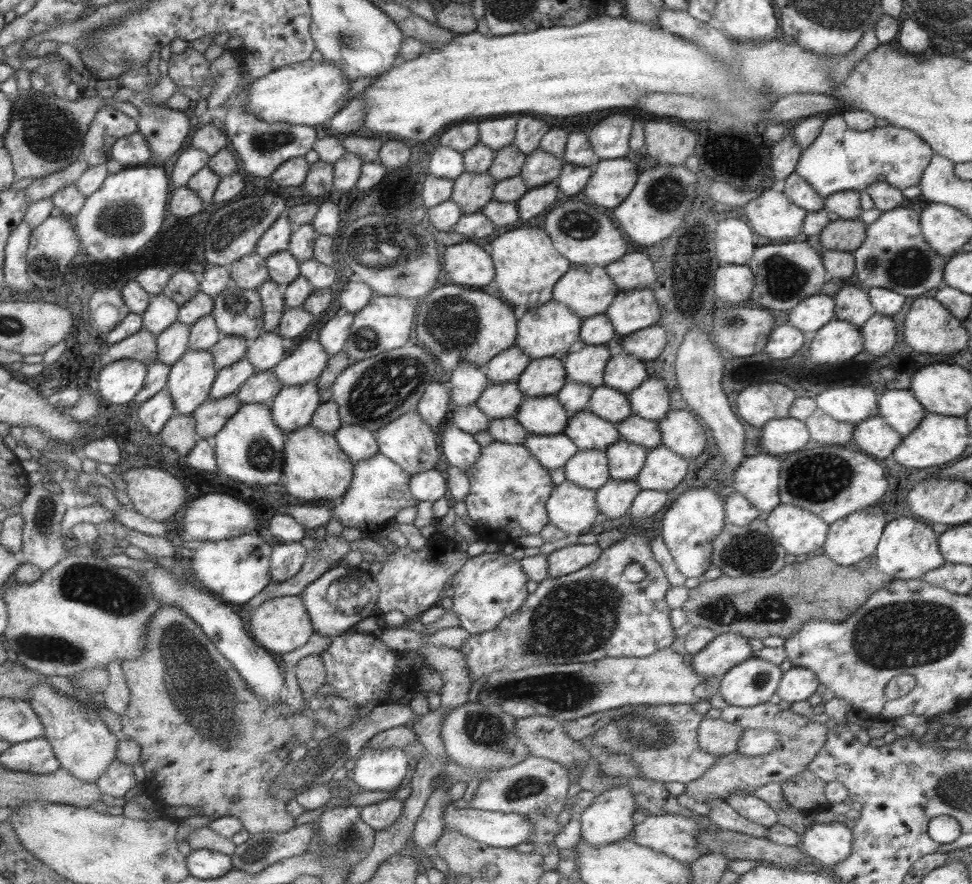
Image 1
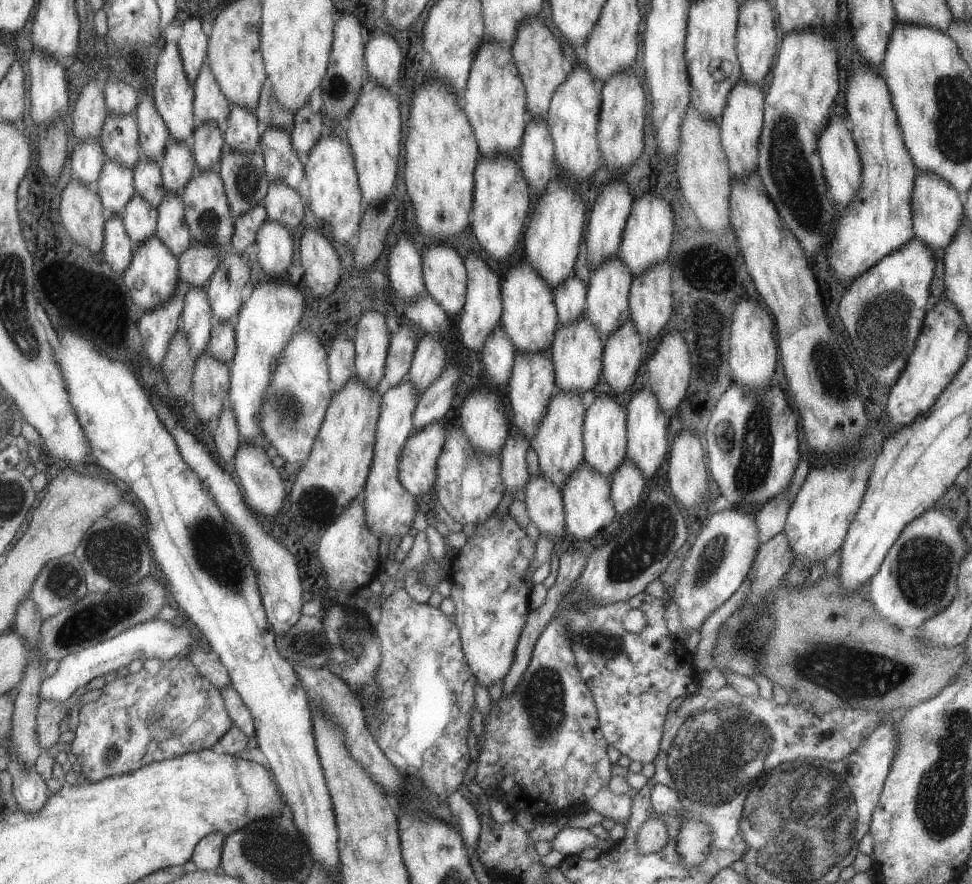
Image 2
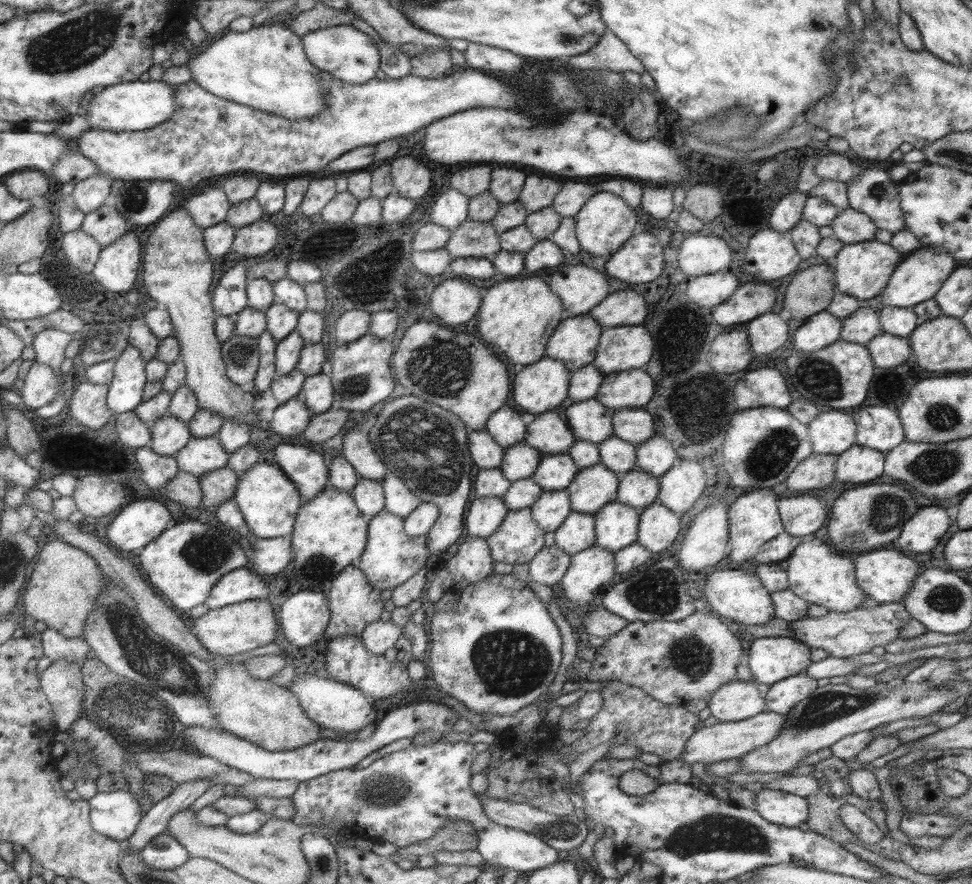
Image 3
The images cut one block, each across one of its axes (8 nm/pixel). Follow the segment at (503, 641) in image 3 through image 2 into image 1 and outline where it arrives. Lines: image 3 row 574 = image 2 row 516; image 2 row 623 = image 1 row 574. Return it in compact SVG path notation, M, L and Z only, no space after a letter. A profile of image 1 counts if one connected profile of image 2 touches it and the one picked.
M499 550L468 557L459 571L453 574L449 586L453 587L452 610L457 615L459 627L471 635L494 629L500 620L510 616L528 595L525 584L527 576L523 573L519 560L505 555Z

